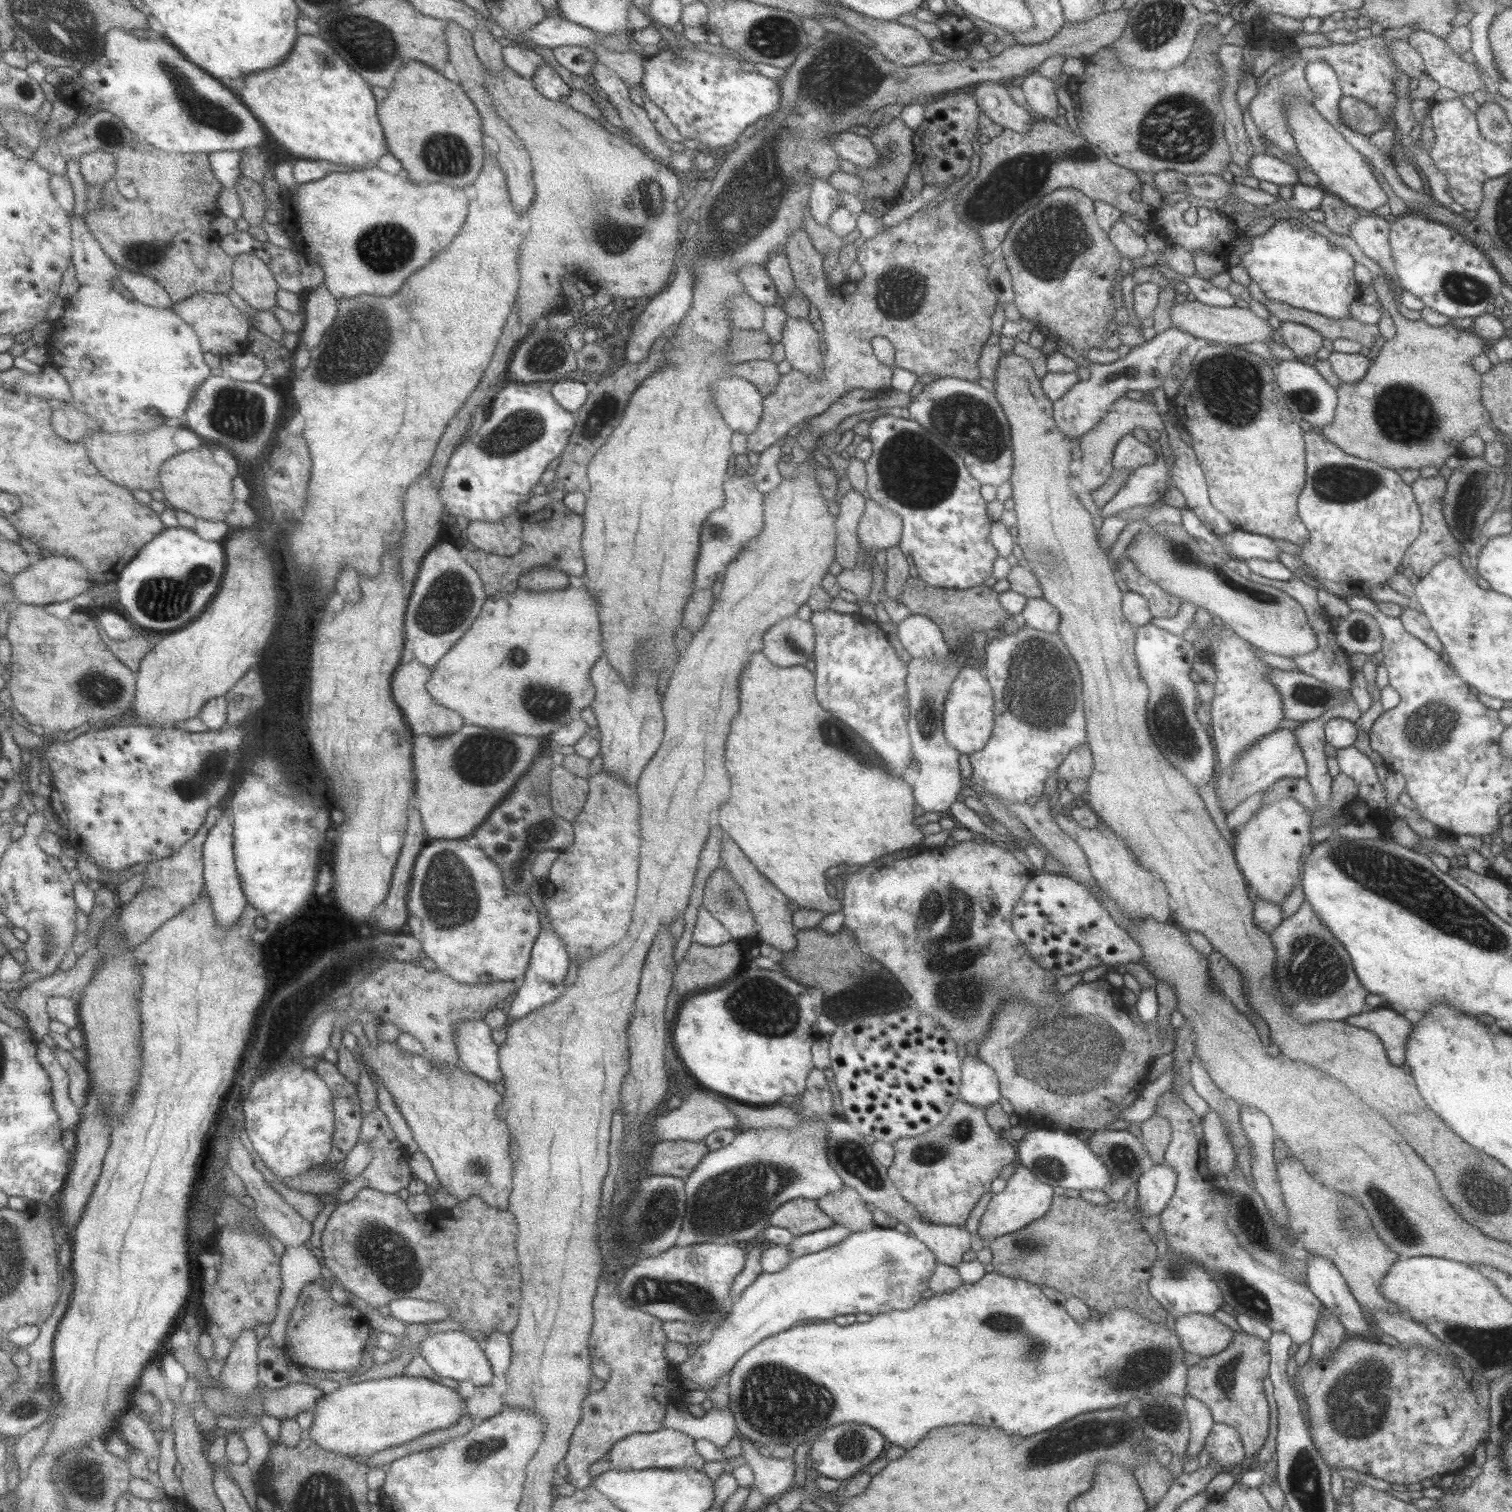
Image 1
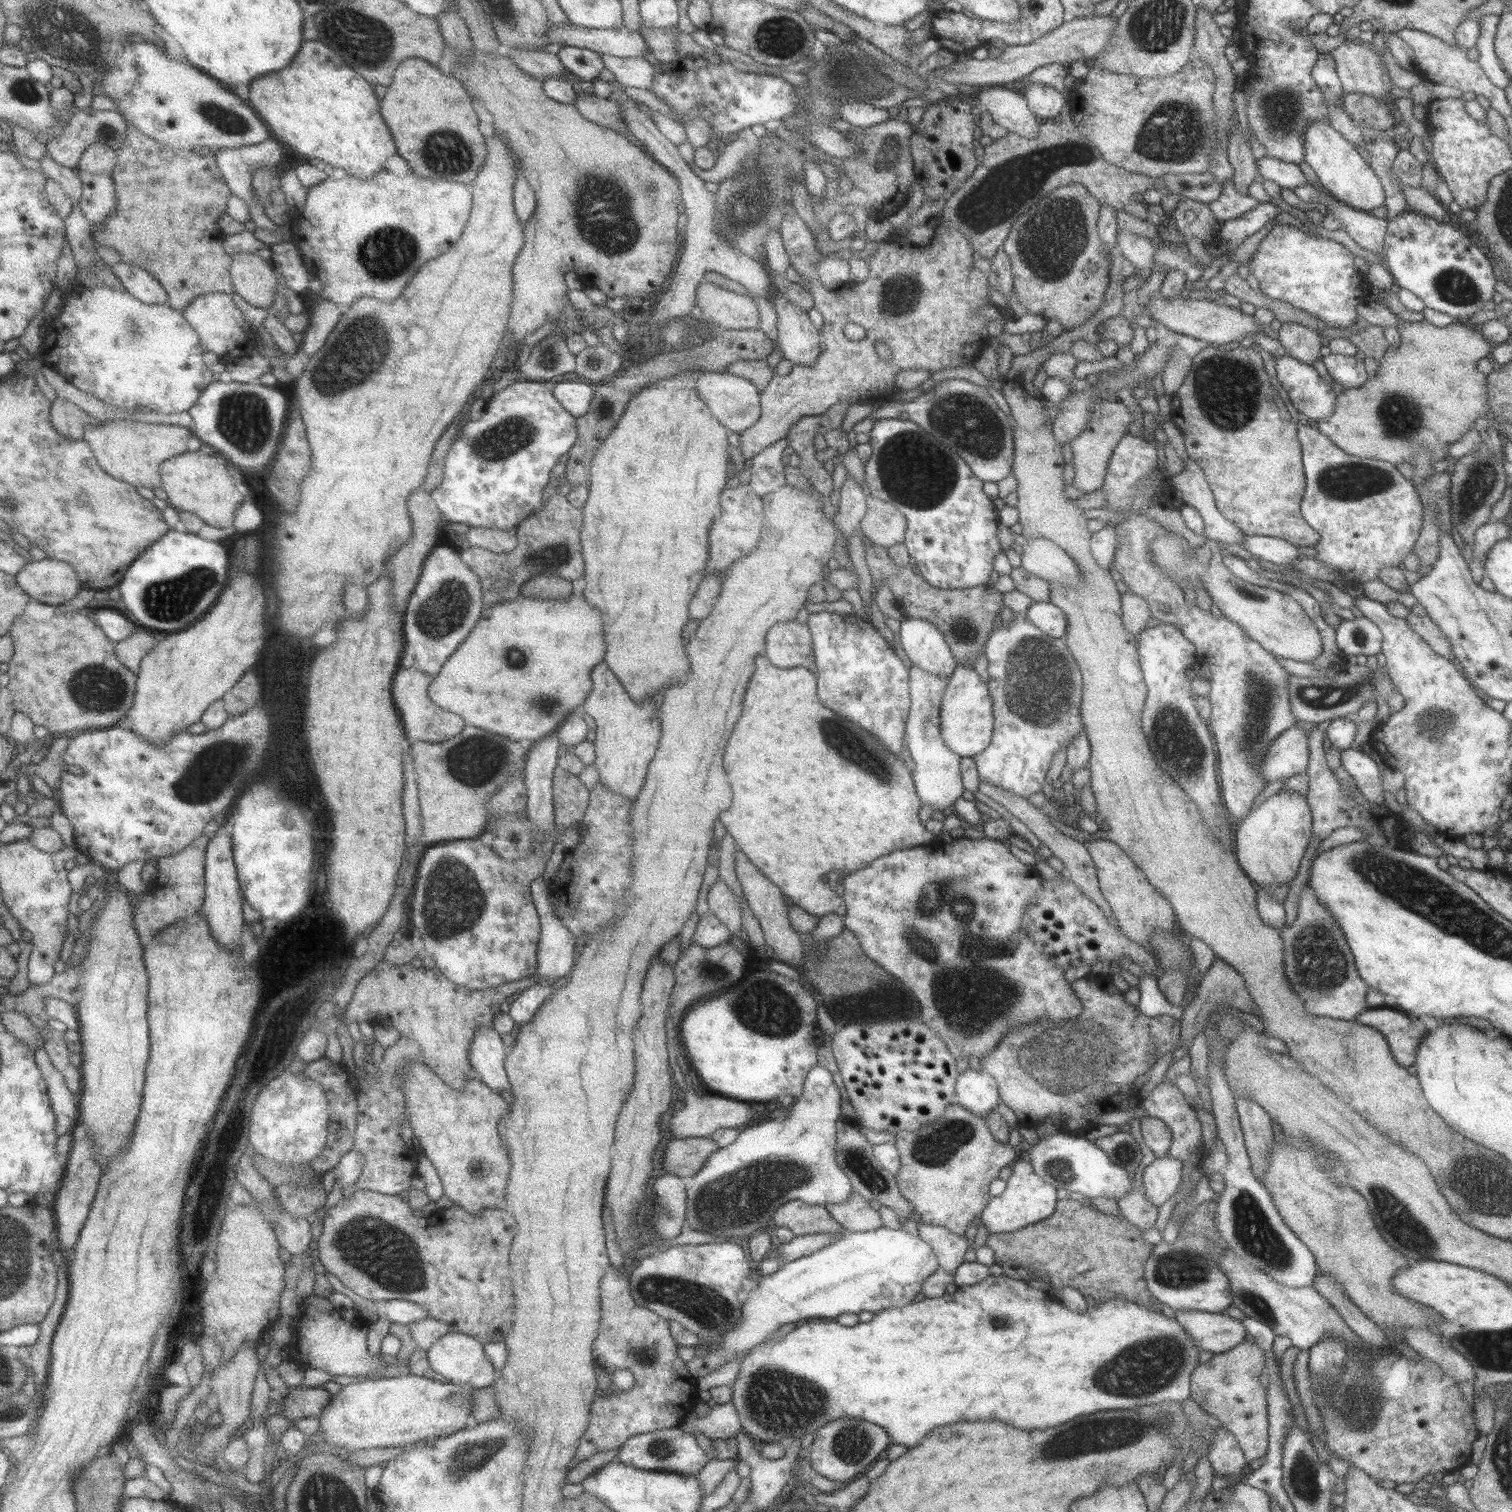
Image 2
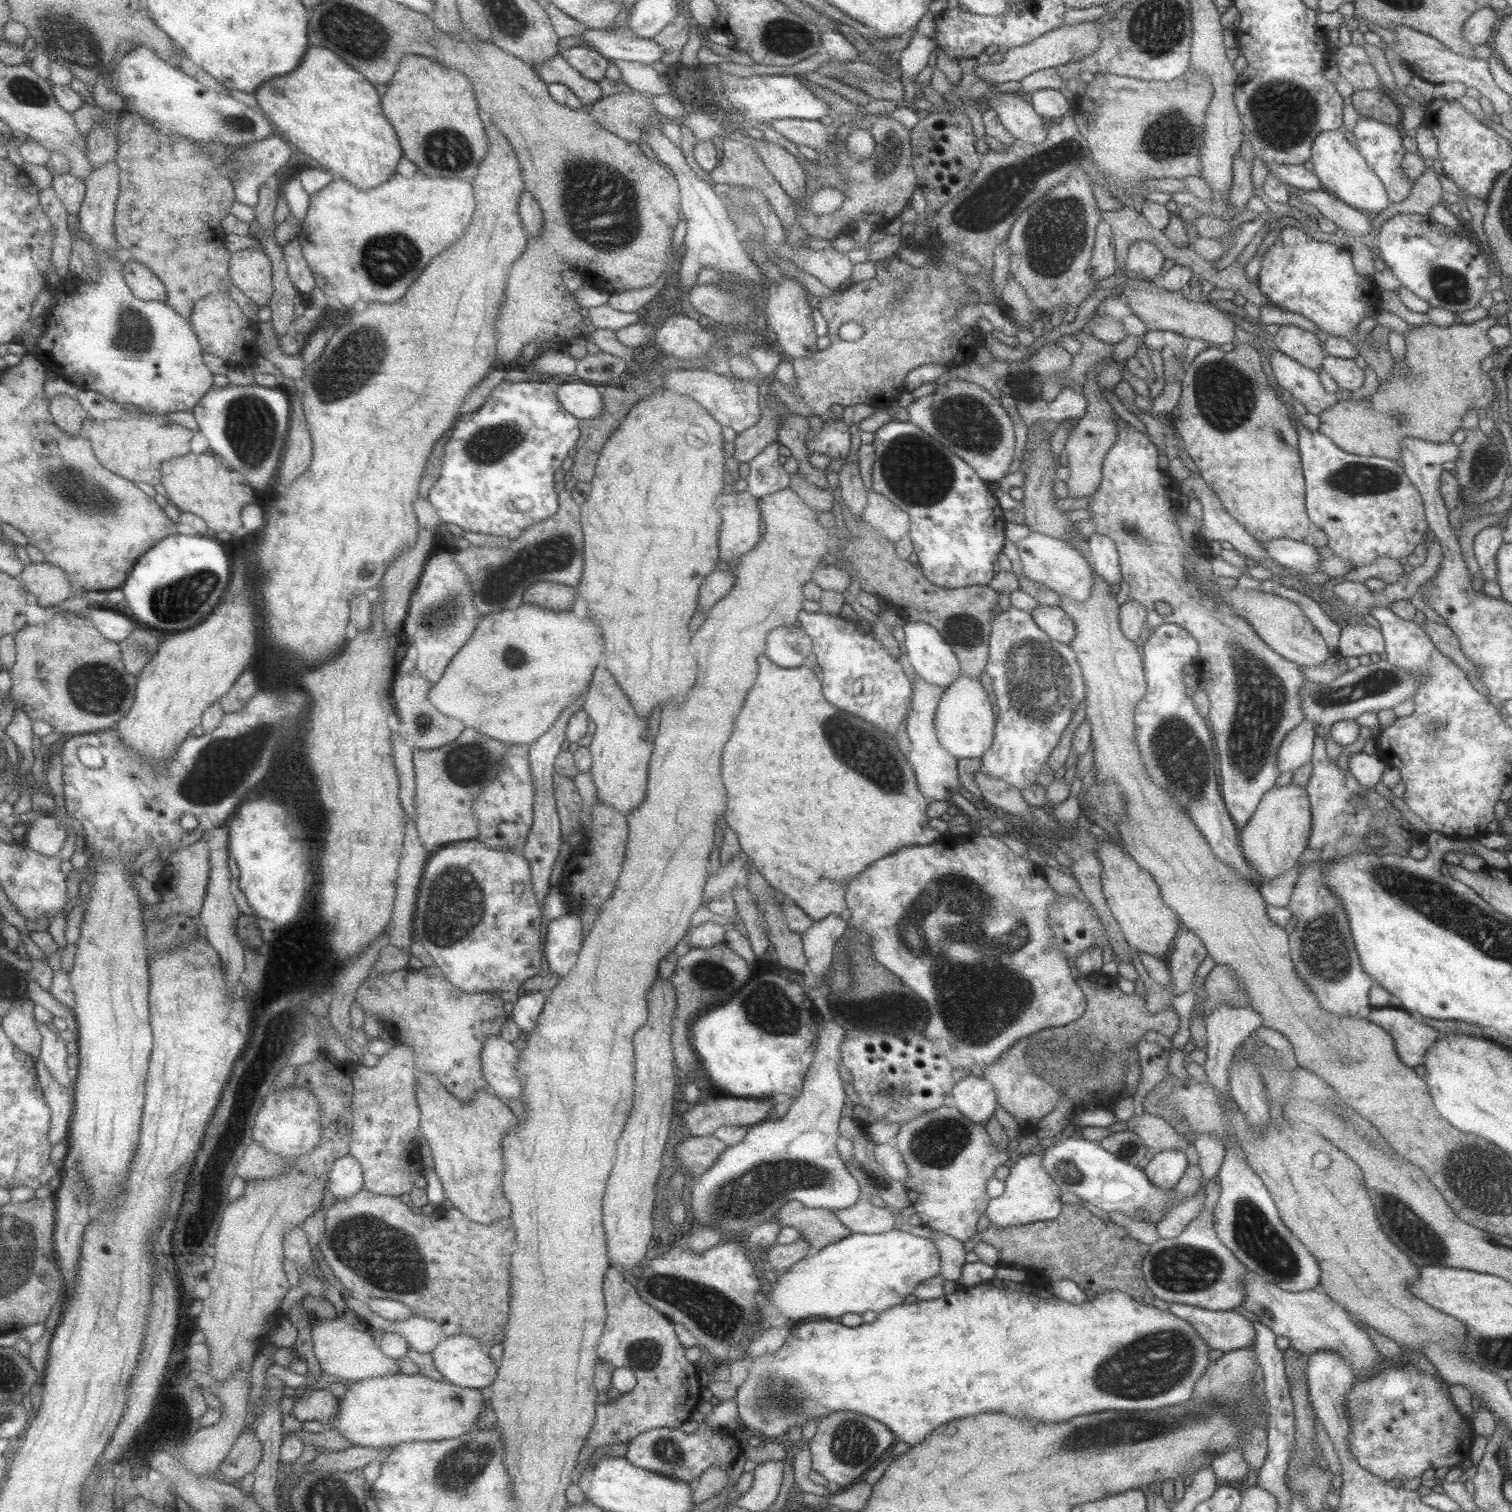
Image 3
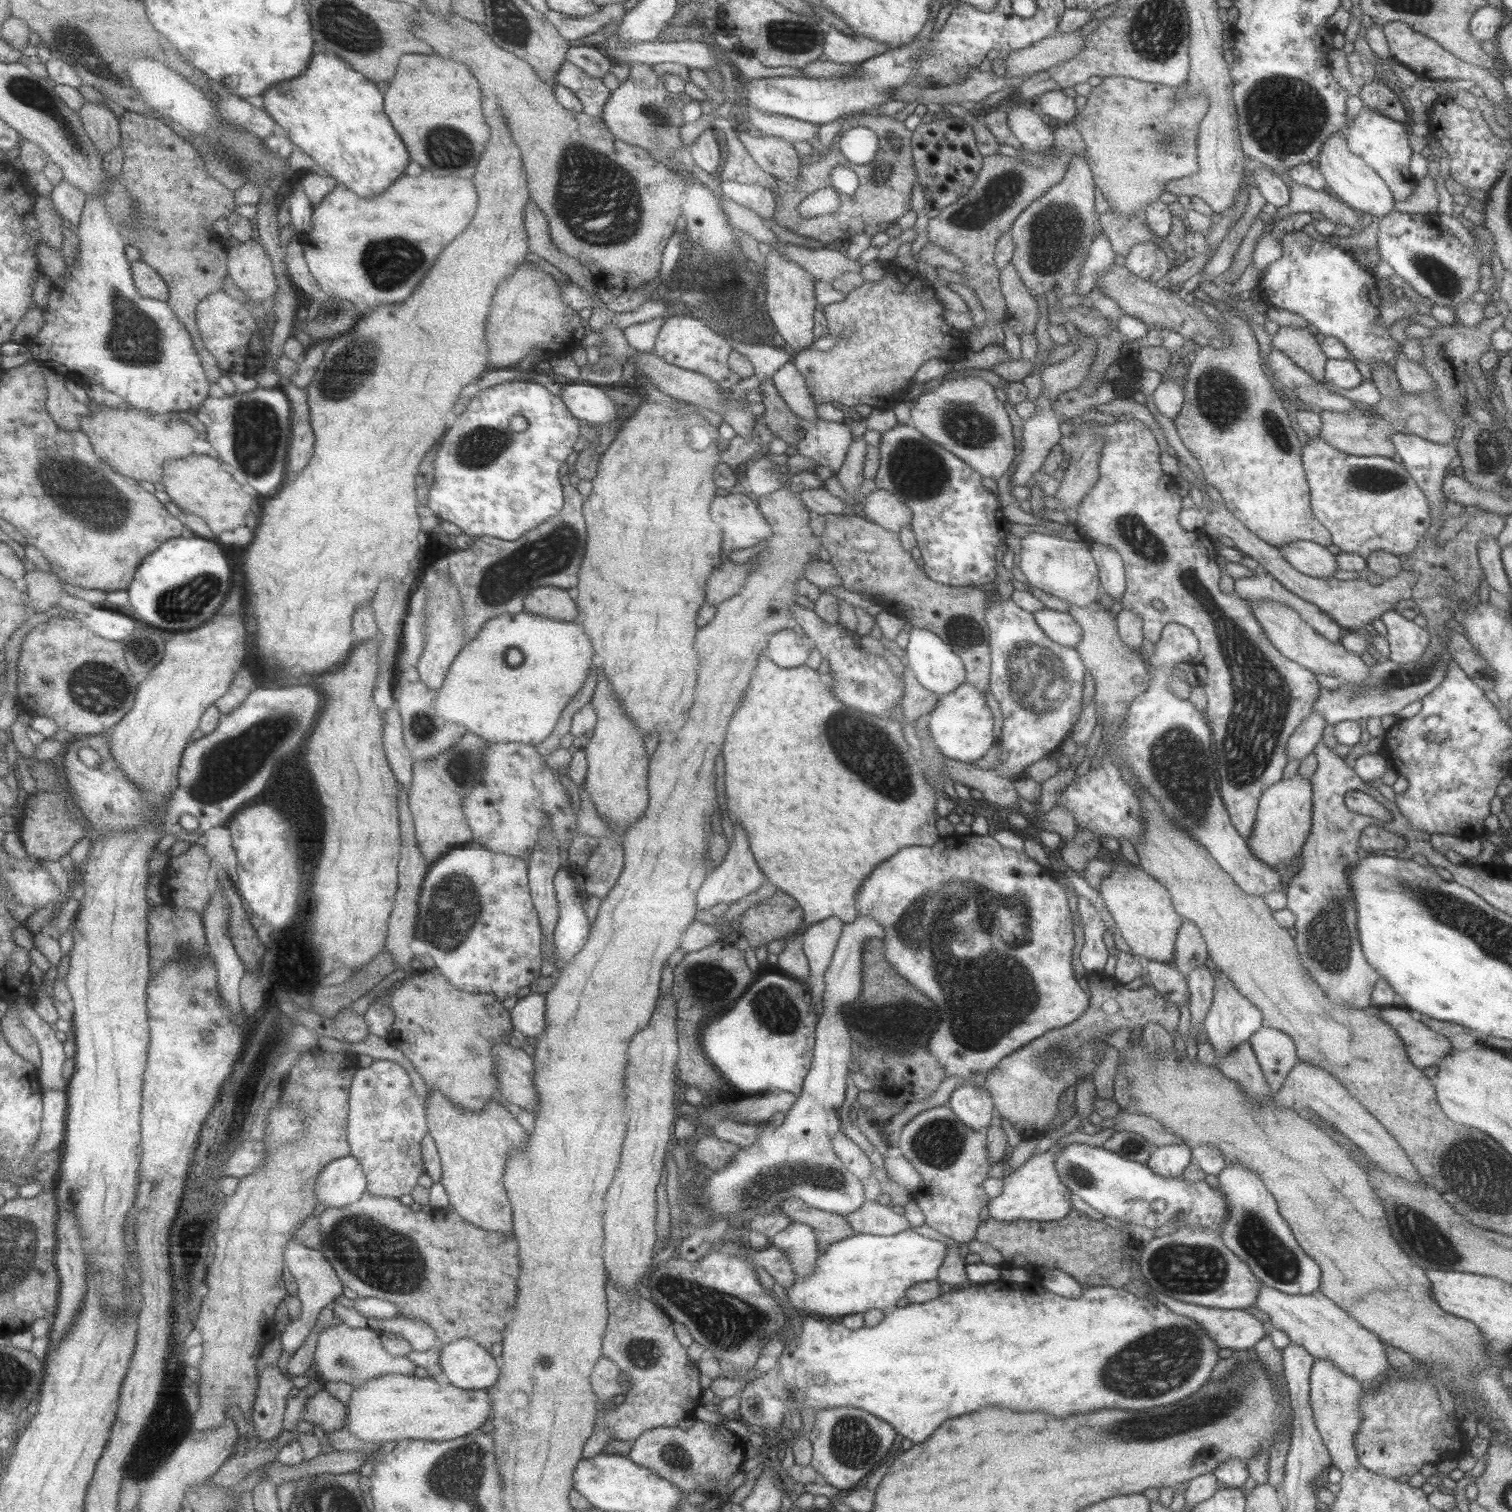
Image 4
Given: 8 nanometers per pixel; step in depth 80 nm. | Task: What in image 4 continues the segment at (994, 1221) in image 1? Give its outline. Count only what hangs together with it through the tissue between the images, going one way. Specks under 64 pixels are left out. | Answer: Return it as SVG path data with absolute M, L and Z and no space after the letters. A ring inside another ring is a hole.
M1051 1145L1045 1152L1033 1153L1025 1162L1002 1178L1002 1191L988 1200L987 1210L991 1218L999 1222L1033 1220L1045 1222L1063 1218L1073 1209L1068 1200L1070 1192L1056 1177L1053 1159L1064 1146Z

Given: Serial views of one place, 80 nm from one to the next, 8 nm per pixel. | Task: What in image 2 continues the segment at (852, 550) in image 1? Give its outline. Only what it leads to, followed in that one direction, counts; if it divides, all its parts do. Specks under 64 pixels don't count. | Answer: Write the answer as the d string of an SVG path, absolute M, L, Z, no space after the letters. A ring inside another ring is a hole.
M849 473L846 475L846 480L843 482L841 489L839 491L839 507L835 513L833 519L831 519L834 529L839 530L839 532L847 539L847 546L849 544L848 539L851 537L851 534L860 529L860 521L863 519L866 508L866 495L862 490L862 486L859 486Z

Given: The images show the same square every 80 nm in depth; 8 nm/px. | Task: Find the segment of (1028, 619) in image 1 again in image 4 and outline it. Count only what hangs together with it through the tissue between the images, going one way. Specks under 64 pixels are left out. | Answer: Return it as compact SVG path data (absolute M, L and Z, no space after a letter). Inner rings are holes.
M1043 607L1032 613L1039 629L1057 644L1074 648L1081 639L1081 628L1069 613Z

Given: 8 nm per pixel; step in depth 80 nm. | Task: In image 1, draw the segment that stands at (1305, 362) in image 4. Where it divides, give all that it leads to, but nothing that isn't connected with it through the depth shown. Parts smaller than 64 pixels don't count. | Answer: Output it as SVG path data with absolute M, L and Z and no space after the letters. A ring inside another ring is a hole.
M1283 321L1277 330L1283 339L1282 346L1286 346L1286 355L1292 357L1315 354L1324 339L1316 330L1296 322Z

